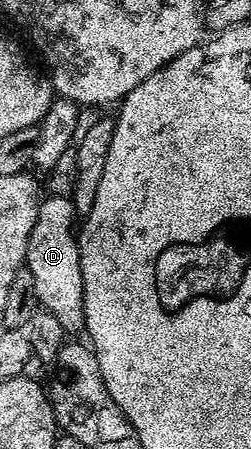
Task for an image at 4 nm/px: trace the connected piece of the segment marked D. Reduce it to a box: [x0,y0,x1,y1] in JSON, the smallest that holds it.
[26,194,85,333]

